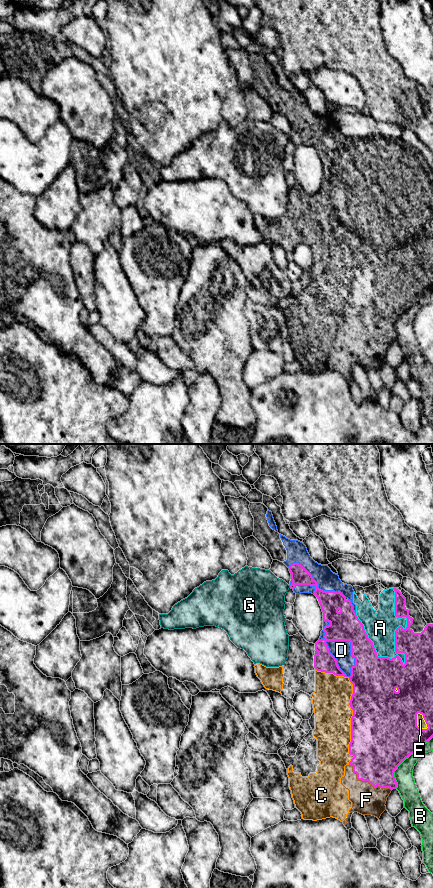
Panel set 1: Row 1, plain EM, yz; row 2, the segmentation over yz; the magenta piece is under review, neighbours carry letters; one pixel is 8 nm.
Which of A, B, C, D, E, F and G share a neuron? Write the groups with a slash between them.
A C D E F / B / G

